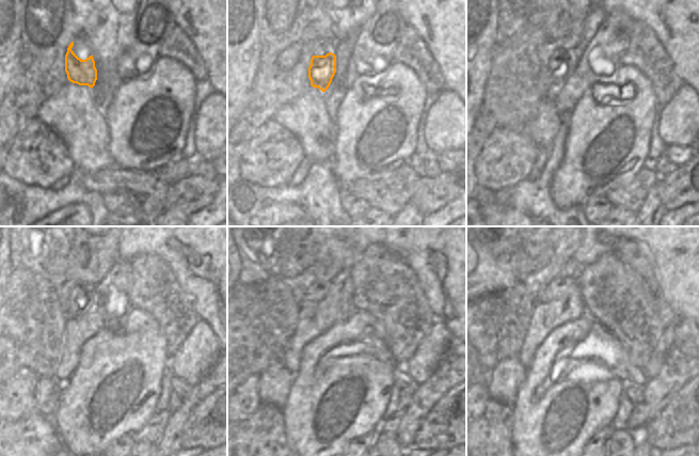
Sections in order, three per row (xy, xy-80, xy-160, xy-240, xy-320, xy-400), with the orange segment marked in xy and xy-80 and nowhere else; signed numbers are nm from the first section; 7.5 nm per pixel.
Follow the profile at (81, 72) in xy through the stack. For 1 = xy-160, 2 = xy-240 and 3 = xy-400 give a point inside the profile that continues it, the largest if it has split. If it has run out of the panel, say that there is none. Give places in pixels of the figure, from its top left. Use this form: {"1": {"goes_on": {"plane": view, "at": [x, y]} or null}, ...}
{"1": {"goes_on": {"plane": "xy-160", "at": [562, 62]}}, "2": {"goes_on": {"plane": "xy-240", "at": [80, 297]}}, "3": {"goes_on": {"plane": "xy-400", "at": [558, 286]}}}

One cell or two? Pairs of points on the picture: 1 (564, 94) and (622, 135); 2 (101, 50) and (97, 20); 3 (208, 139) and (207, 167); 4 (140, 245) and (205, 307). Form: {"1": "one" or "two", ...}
{"1": "two", "2": "one", "3": "two", "4": "one"}

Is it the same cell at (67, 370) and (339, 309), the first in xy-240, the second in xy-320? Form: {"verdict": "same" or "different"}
{"verdict": "same"}

